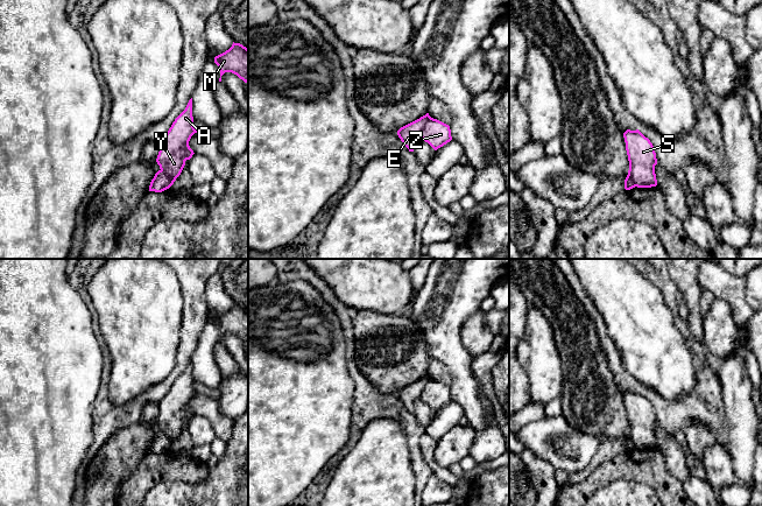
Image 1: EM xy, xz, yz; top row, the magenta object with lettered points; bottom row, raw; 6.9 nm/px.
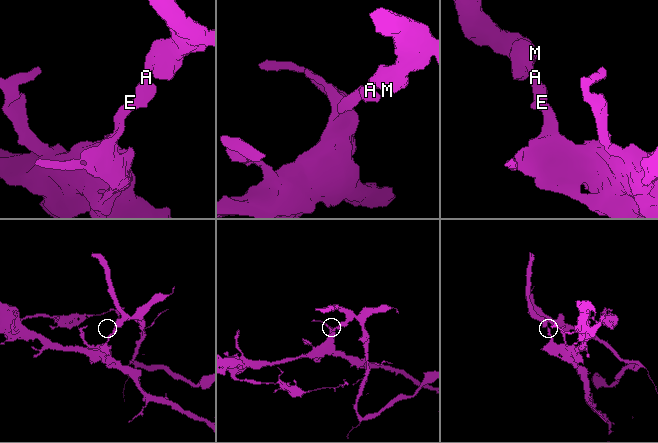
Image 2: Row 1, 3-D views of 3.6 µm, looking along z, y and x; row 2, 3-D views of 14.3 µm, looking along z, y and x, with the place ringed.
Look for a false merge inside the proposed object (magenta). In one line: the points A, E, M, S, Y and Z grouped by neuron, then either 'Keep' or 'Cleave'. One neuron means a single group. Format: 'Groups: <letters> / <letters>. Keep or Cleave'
Groups: A M S Y Z / E. Cleave

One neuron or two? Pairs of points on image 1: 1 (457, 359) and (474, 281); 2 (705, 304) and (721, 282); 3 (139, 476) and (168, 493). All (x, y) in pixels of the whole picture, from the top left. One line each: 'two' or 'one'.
1: one
2: two
3: two

